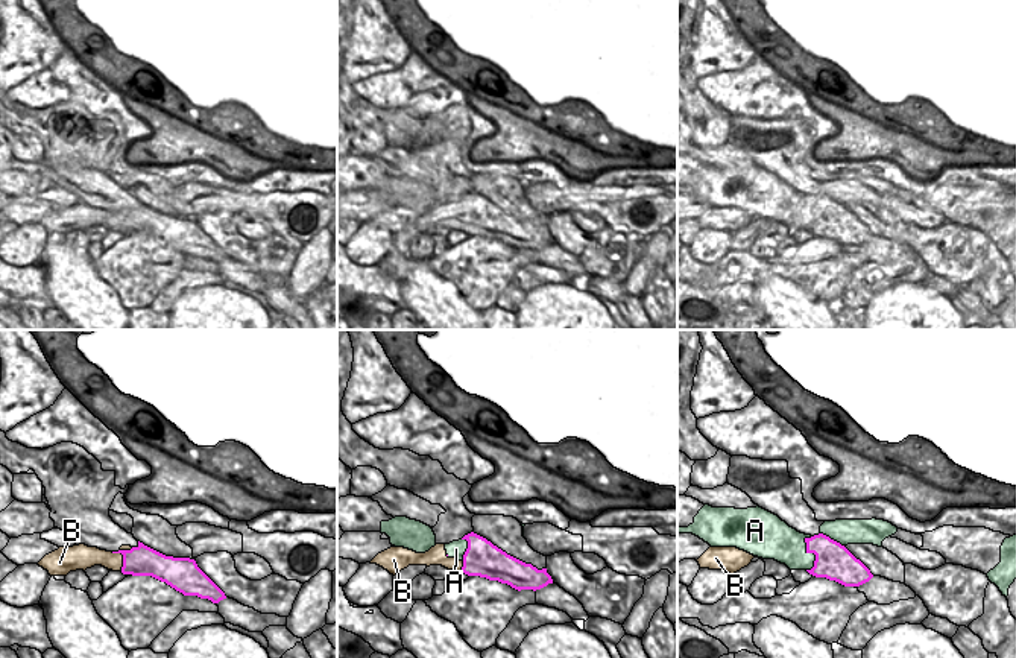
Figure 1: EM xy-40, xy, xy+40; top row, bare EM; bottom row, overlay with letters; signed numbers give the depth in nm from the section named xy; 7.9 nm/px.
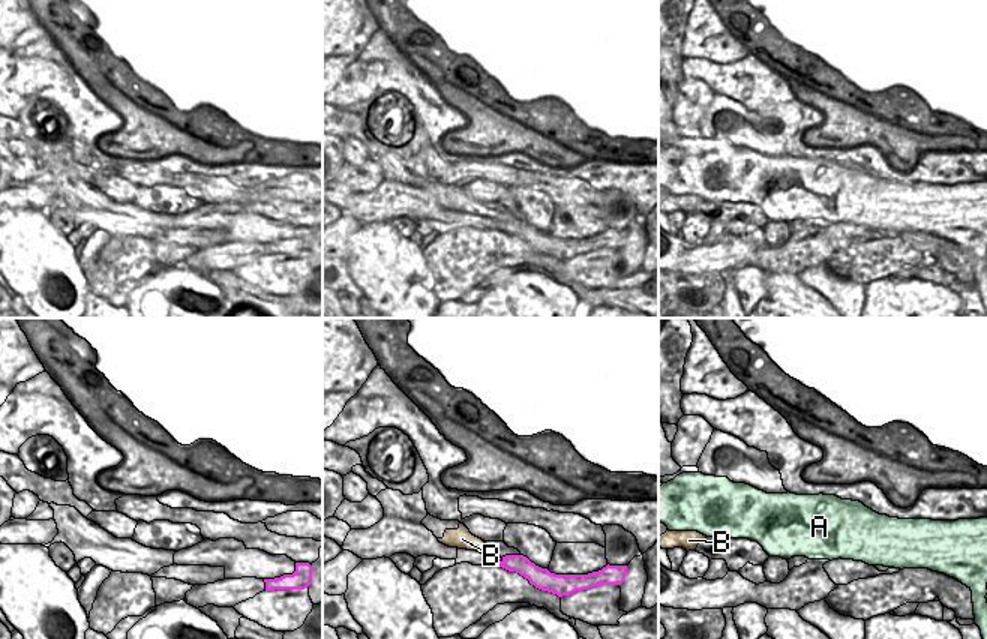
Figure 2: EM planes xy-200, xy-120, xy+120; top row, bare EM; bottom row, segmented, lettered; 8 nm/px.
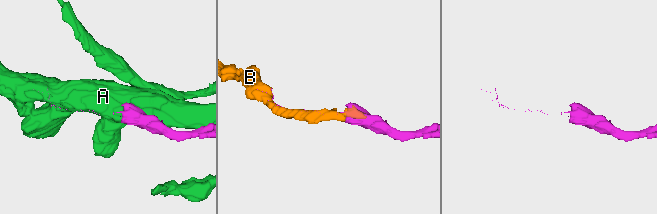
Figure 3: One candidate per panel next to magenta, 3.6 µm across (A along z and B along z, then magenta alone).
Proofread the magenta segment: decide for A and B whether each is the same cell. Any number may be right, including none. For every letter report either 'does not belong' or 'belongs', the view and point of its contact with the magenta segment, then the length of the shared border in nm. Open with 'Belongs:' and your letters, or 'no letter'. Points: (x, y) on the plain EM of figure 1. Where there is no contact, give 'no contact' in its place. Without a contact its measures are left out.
Belongs: B
A: does not belong; meets magenta in xy+40 at (811, 211); contact 280 nm long
B: belongs; meets magenta in xy-40 at (122, 213); contact 220 nm long

